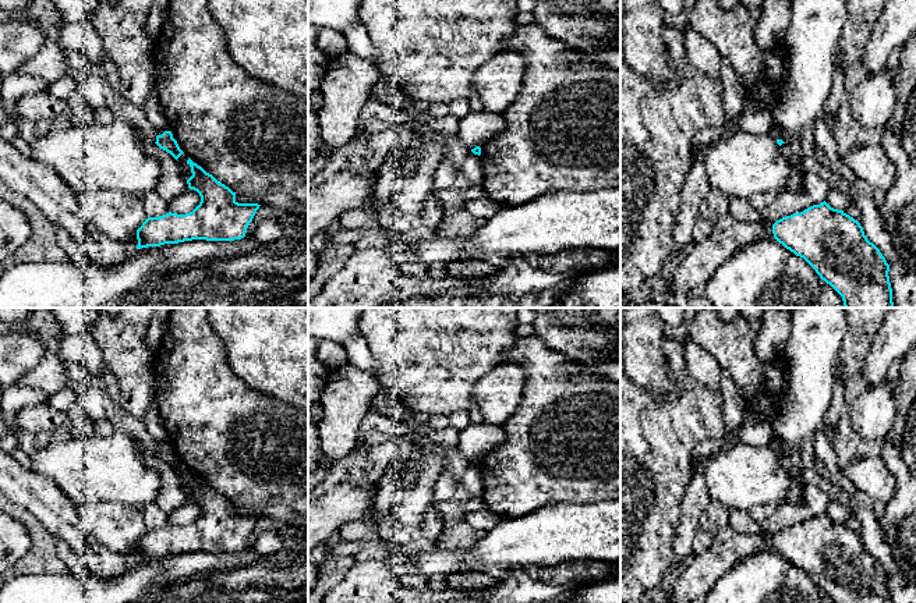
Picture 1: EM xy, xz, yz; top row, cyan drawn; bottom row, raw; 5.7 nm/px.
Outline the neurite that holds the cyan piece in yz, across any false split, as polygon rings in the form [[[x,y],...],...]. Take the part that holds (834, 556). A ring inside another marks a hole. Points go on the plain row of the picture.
[[[825,512],[777,532],[772,546],[786,561],[803,570],[835,603],[892,603],[890,577],[880,561],[867,551],[860,535]]]

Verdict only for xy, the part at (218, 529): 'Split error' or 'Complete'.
Complete

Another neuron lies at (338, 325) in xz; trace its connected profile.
[[[308,308],[308,338],[344,344],[357,333],[358,308]]]

